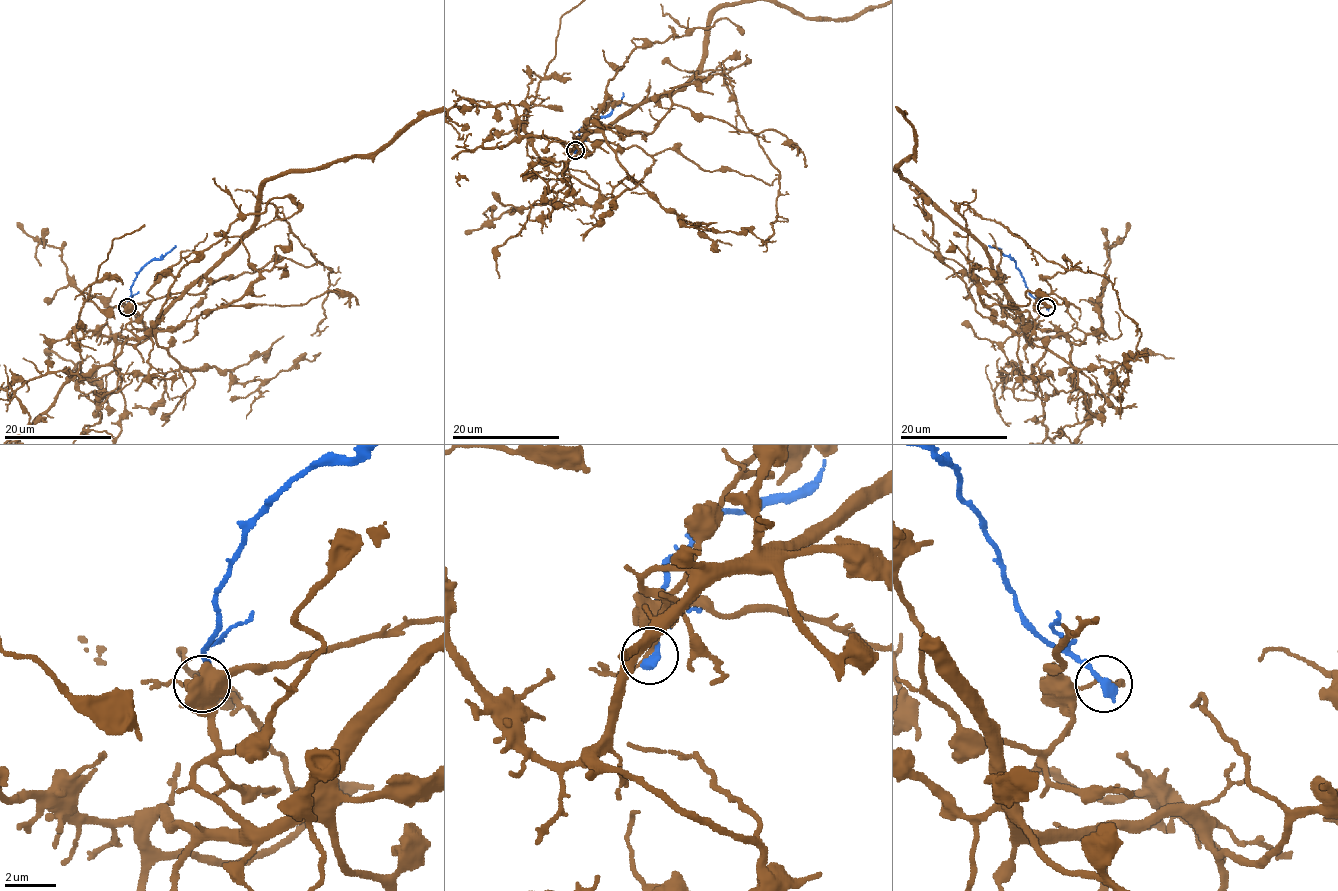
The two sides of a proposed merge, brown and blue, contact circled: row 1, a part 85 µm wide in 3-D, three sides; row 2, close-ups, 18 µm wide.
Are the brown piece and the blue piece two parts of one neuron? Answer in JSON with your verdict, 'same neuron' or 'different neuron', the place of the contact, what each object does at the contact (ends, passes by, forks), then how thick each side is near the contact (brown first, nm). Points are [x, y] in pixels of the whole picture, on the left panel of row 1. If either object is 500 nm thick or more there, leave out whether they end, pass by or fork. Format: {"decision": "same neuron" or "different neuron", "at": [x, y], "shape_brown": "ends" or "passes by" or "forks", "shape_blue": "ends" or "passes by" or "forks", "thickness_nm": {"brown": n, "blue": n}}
{"decision": "different neuron", "at": [127, 307], "shape_brown": "passes by", "shape_blue": "ends", "thickness_nm": {"brown": 130, "blue": 440}}

